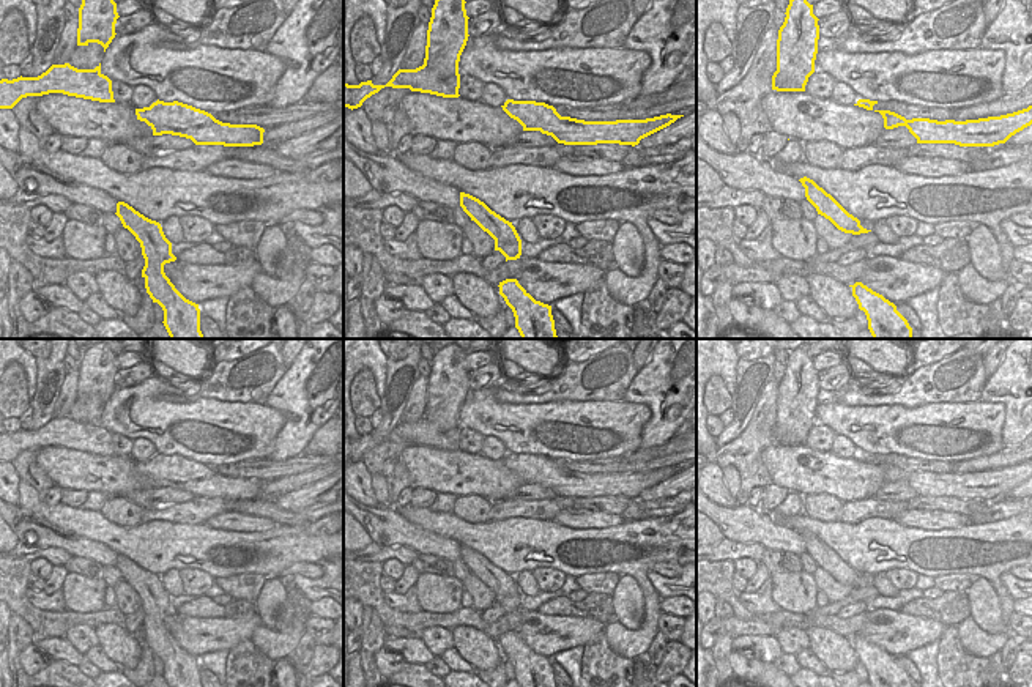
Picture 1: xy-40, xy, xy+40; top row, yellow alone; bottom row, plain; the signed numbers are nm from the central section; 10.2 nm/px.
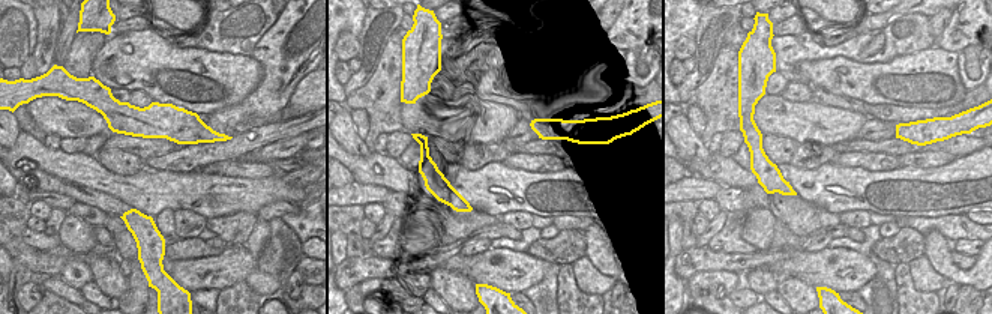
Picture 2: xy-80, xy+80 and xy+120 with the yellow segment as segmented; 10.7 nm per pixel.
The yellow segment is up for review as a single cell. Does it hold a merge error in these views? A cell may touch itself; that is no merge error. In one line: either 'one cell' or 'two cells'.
two cells

